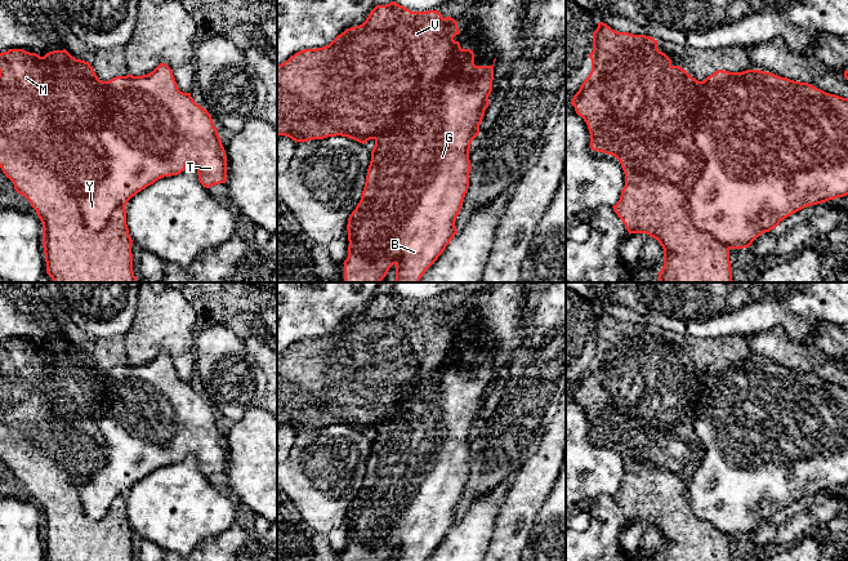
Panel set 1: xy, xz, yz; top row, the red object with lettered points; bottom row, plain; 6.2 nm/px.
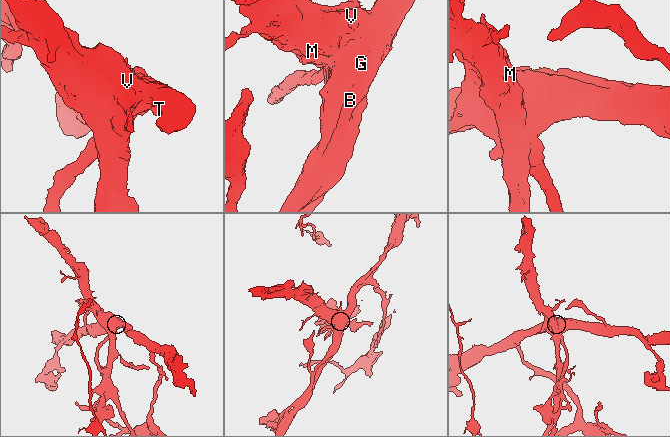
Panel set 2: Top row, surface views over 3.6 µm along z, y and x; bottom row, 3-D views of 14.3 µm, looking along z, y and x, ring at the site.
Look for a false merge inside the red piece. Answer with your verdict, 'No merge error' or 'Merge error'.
Merge error

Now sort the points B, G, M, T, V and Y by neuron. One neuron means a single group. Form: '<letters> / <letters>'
B G T Y / M V

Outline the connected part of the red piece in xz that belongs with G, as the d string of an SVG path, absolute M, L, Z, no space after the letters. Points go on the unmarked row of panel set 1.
M460 338L443 357L434 359L427 364L427 374L416 380L414 391L401 402L398 411L392 413L383 424L375 427L361 489L348 507L347 518L349 535L348 546L343 552L344 561L388 561L393 553L396 555L396 561L425 561L443 542L458 522L455 509L460 502L465 482L468 481L469 462L472 458L469 438L472 429L479 423L479 414L490 393L488 384L492 380L492 369L494 353L476 355L473 339Z

